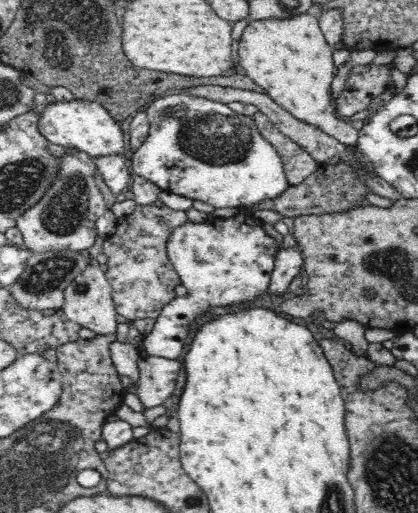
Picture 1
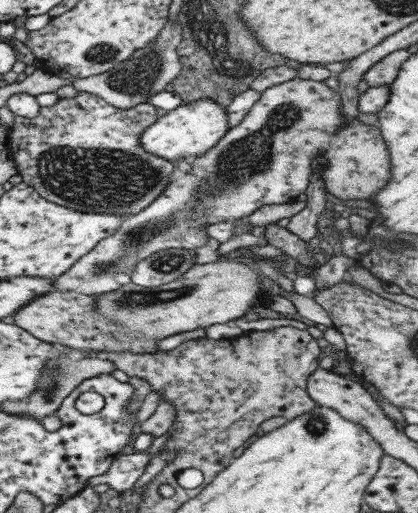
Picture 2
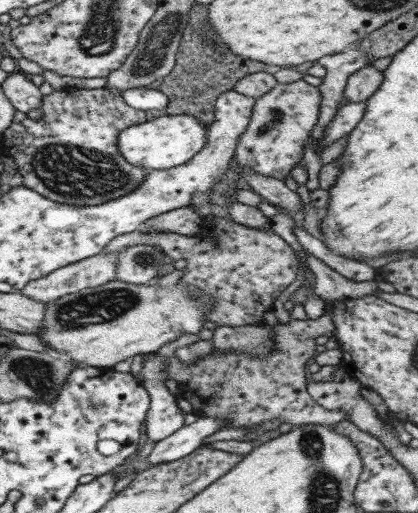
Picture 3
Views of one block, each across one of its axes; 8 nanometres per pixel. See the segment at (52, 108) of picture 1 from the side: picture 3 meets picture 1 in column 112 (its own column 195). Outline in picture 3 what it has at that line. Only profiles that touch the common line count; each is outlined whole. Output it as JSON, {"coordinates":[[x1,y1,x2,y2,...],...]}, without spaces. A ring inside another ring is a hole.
{"coordinates":[[156,114,154,119,130,126,117,134,116,145,125,162,145,171,166,170,185,164,206,143,205,123,191,114]]}

